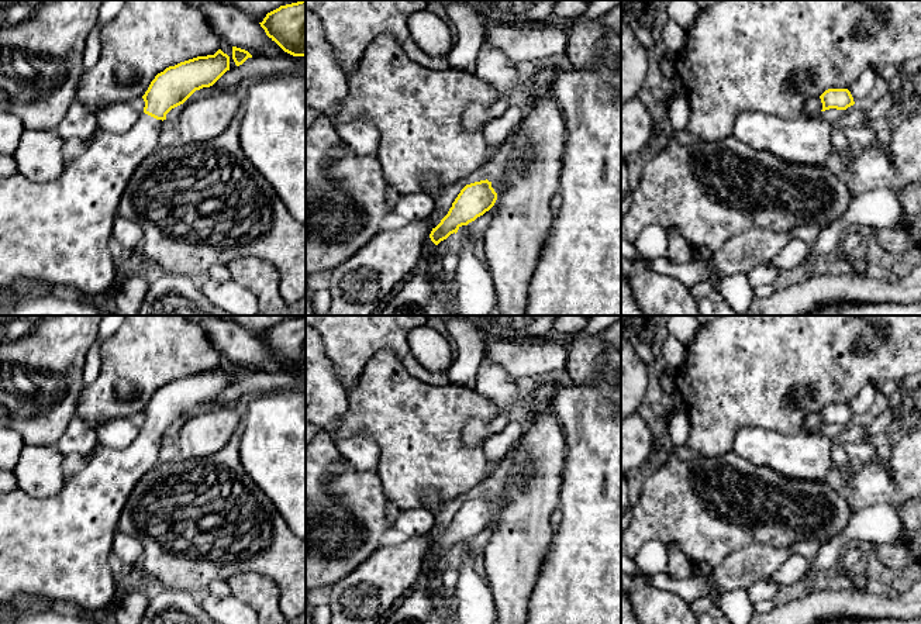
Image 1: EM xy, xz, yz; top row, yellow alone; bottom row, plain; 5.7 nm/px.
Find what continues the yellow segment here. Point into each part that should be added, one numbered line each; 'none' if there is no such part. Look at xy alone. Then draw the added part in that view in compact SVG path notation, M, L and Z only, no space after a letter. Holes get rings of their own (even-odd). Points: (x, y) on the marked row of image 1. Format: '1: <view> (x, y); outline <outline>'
1: xy (58, 233); outline M141 113L138 121L124 134L97 130L86 151L65 163L62 173L51 182L34 182L15 173L0 177L0 289L17 280L30 279L52 286L72 286L83 299L103 293L120 282L108 249L113 223L123 193L138 165L159 148L162 120Z

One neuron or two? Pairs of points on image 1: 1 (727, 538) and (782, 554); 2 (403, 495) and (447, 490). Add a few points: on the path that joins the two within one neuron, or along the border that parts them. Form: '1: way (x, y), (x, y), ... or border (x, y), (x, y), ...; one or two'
1: border (780, 547), (747, 544), (728, 554), (720, 562); two
2: way (414, 483), (435, 482); one

